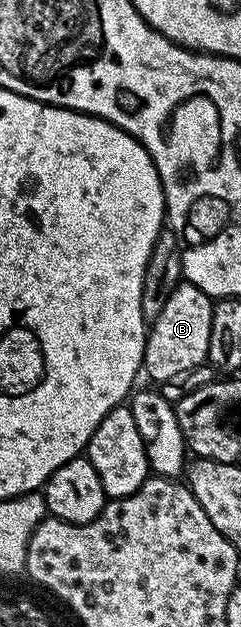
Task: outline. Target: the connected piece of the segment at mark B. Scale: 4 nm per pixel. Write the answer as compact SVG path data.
M188 282L178 284L177 289L167 298L163 310L157 320L152 321L145 341L144 371L149 371L153 382L170 380L176 376L182 376L187 370L206 363L209 354L209 339L211 338L211 318L213 317L214 301L199 286Z

